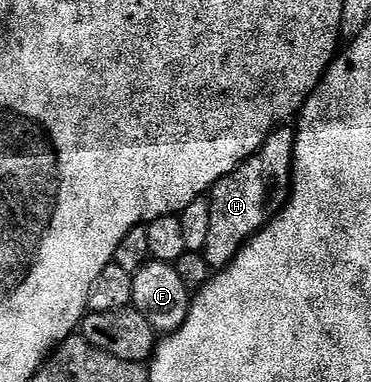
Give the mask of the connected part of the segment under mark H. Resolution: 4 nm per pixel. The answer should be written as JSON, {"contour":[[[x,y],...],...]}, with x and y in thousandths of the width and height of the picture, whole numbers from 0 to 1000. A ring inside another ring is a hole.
{"contour":[[[755,327],[725,348],[725,359],[709,374],[709,387],[690,406],[674,406],[666,419],[644,429],[628,453],[596,463],[563,503],[569,526],[569,568],[563,573],[563,623],[553,631],[553,652],[544,668],[553,683],[563,683],[571,712],[588,715],[604,699],[615,699],[639,673],[639,662],[679,626],[695,605],[725,579],[725,565],[749,565],[774,531],[774,516],[784,508],[784,445],[795,429],[795,332]]]}

